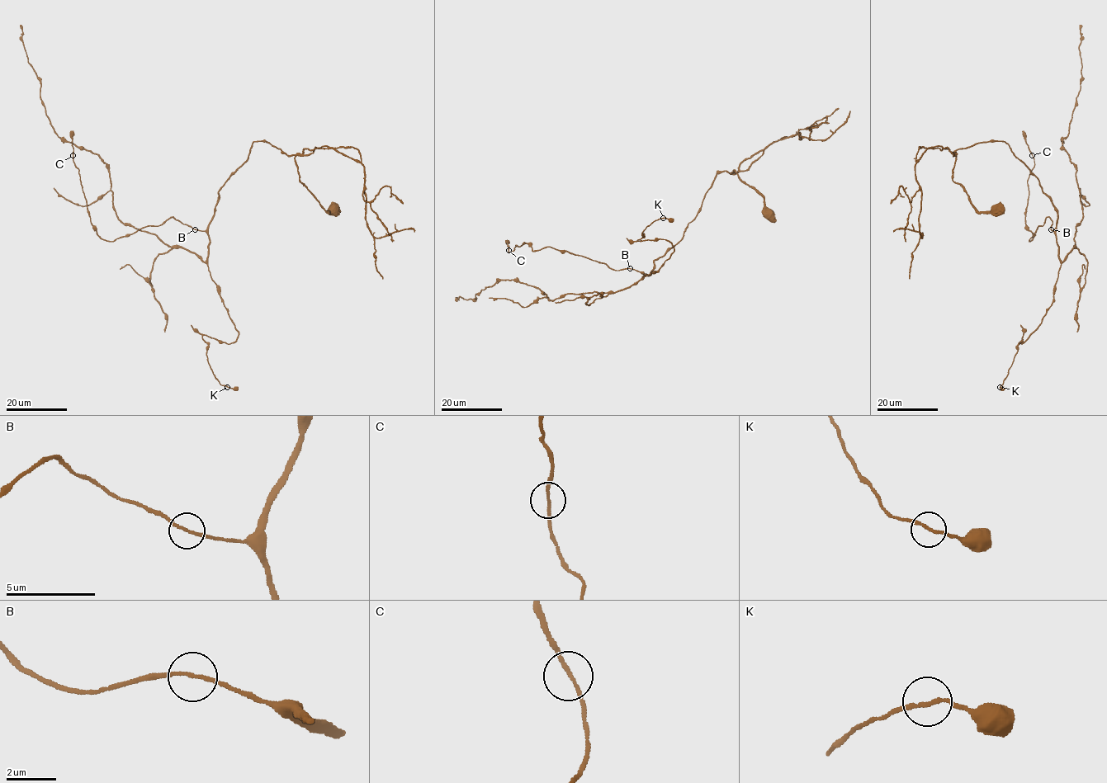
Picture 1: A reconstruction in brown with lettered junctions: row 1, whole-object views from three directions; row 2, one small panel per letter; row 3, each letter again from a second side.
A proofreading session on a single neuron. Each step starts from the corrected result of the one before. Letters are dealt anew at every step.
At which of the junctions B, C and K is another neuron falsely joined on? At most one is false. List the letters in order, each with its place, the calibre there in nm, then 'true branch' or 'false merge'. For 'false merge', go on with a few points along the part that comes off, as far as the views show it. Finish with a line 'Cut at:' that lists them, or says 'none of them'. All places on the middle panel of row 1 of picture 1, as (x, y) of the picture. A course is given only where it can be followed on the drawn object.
B: (630, 268) | 130 nm | true branch
C: (508, 250) | 130 nm | true branch
K: (663, 218) | 150 nm | true branch
Cut at: none of them

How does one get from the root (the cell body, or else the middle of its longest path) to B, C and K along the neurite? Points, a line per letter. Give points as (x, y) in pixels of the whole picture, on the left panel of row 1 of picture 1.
B: (333, 209), (327, 211), (300, 181), (294, 155), (254, 141), (248, 158), (218, 191), (208, 228), (195, 228)
C: (333, 209), (300, 181), (294, 155), (254, 141), (205, 229), (171, 217), (106, 241), (91, 222), (73, 155)
K: (333, 209), (300, 181), (294, 155), (262, 141), (218, 191), (207, 266), (238, 335), (202, 339), (227, 387)

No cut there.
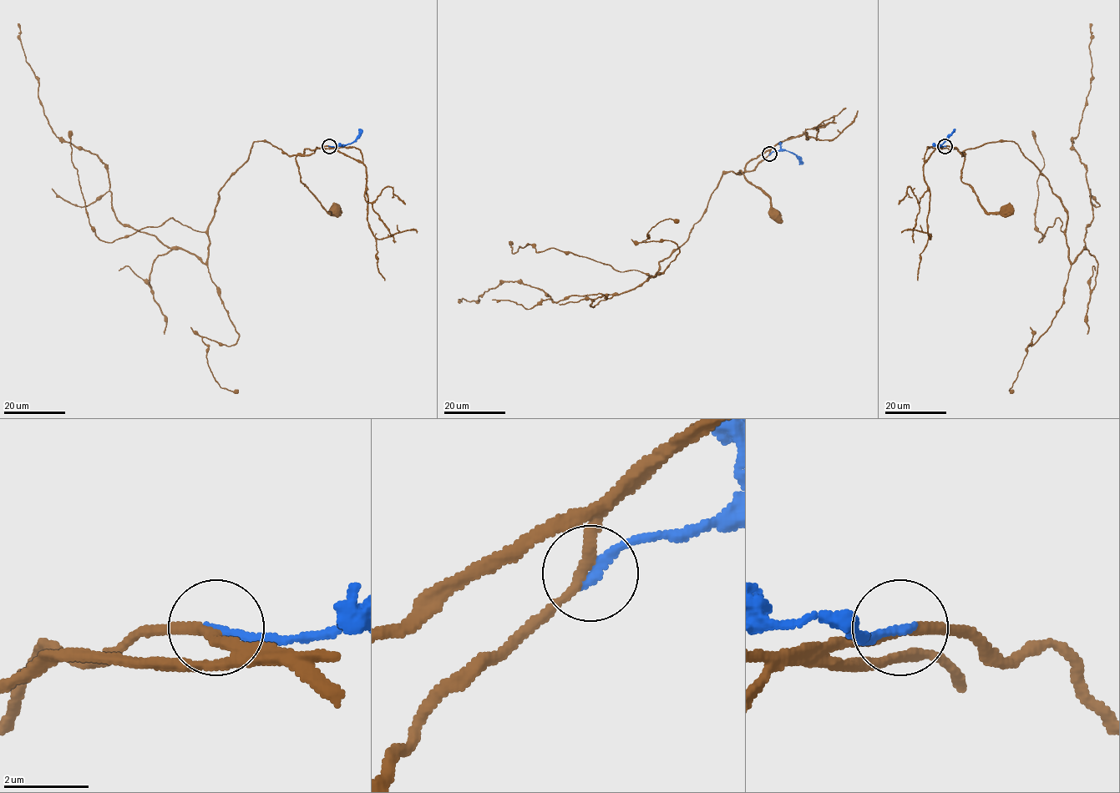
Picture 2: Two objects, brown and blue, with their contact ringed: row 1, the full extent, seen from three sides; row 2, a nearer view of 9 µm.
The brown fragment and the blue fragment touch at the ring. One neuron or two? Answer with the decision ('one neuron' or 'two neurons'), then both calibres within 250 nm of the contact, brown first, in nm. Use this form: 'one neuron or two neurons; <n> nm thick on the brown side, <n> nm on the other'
two neurons; 200 nm thick on the brown side, 200 nm on the other

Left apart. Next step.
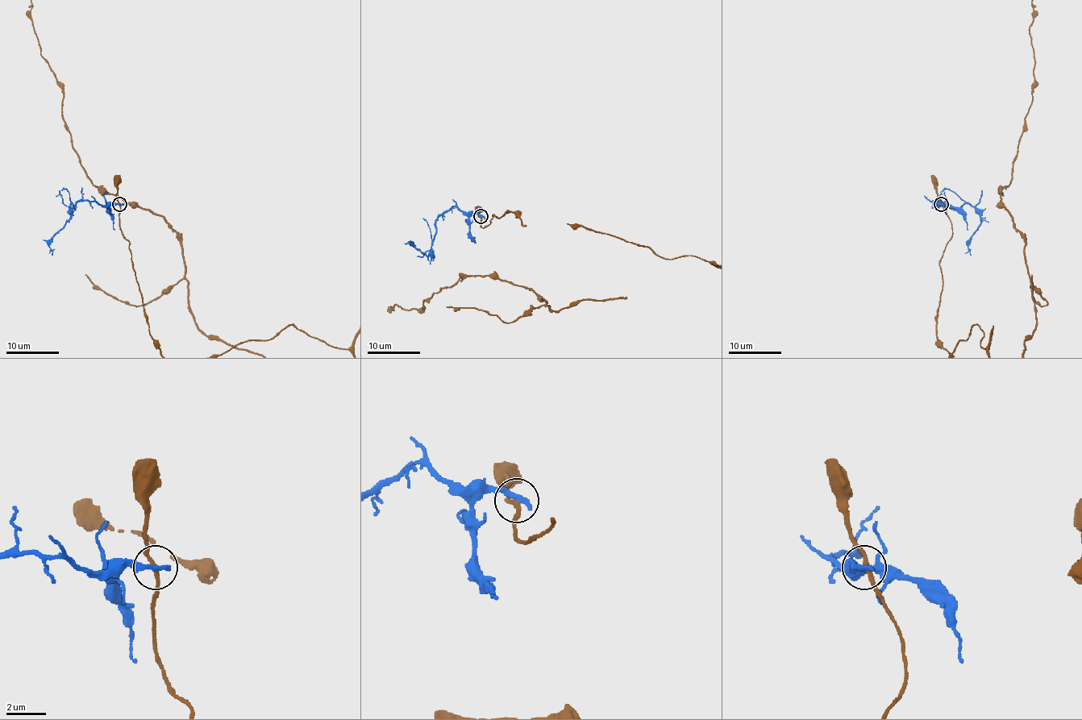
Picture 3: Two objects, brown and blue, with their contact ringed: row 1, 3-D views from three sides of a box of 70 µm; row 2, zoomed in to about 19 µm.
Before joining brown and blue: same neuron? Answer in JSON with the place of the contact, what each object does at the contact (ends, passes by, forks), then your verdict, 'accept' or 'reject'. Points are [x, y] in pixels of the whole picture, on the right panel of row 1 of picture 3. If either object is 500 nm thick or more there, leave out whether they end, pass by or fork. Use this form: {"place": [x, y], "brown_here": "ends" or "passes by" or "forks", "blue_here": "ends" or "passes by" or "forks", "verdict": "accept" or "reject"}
{"place": [941, 204], "brown_here": "passes by", "blue_here": "ends", "verdict": "reject"}

